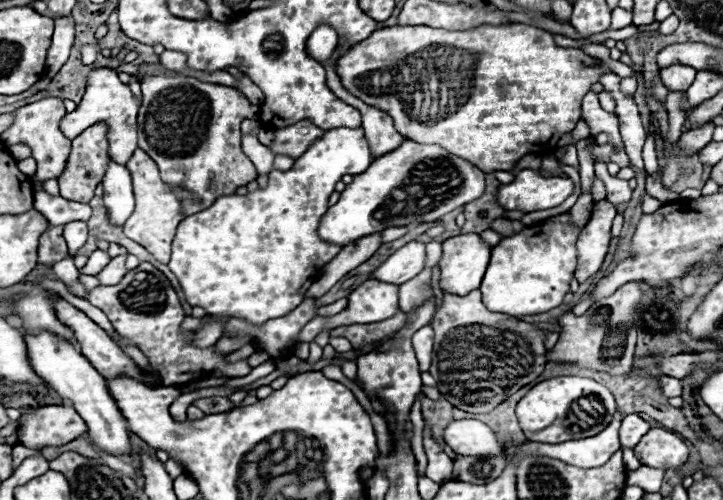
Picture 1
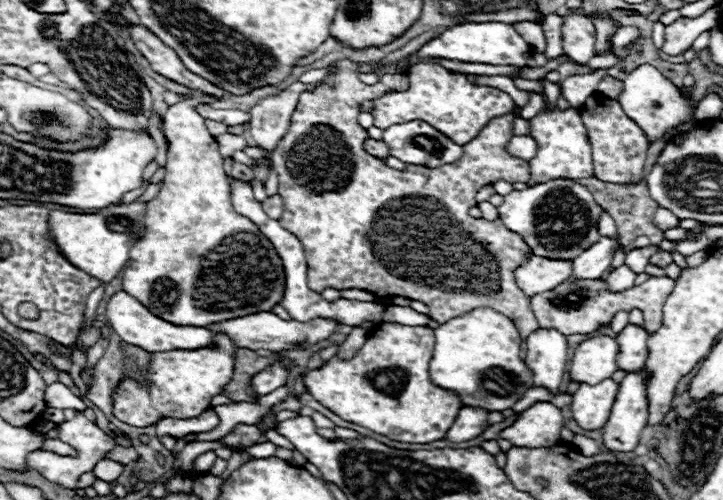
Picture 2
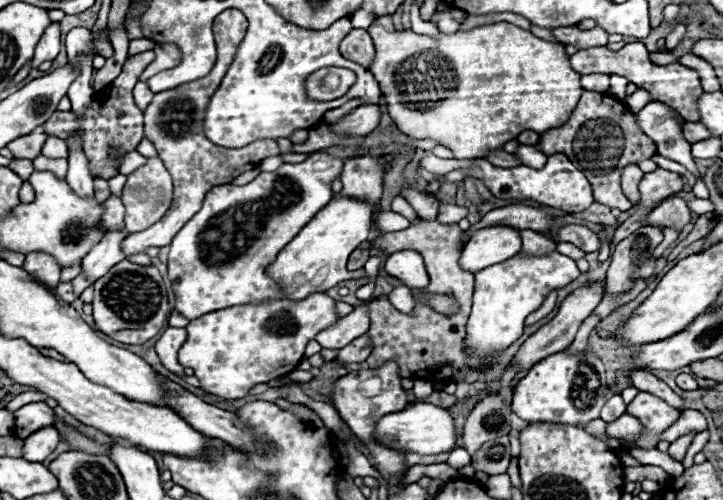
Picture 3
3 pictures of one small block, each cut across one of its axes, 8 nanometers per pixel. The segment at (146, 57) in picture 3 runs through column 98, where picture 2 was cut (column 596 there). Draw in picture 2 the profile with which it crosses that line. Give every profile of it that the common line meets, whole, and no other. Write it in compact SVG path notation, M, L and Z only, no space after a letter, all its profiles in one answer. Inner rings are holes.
M594 94L584 102L584 126L588 130L588 138L592 142L592 158L594 158L594 176L602 182L612 184L638 184L646 174L646 154L648 140L640 126L630 120L618 100L612 100L602 94Z

